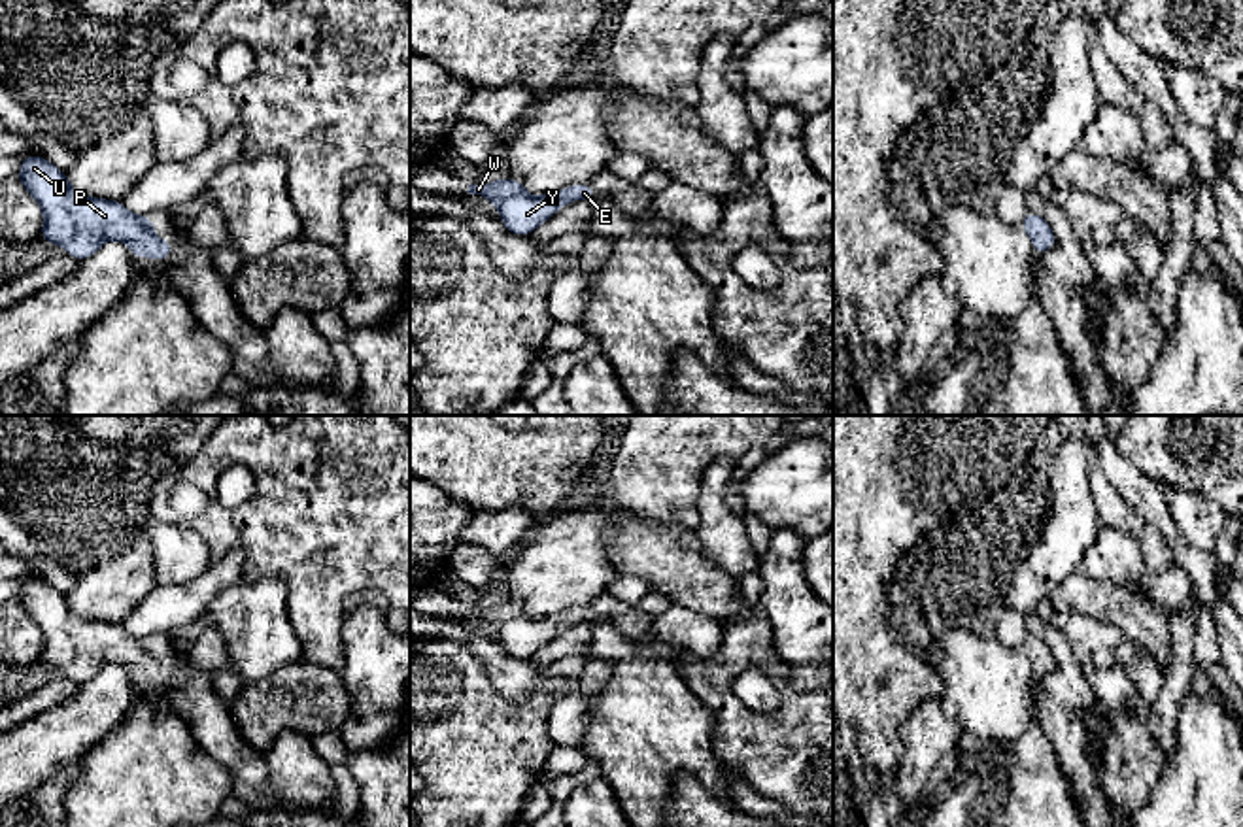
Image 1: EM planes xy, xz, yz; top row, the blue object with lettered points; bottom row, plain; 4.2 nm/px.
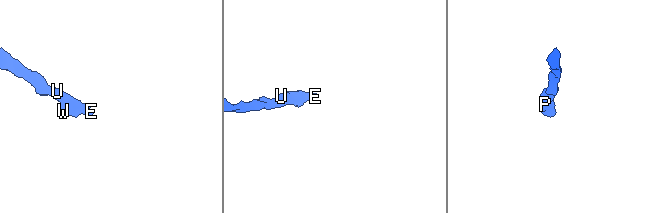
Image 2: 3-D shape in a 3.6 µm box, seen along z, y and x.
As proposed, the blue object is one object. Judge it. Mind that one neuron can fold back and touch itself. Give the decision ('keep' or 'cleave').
keep

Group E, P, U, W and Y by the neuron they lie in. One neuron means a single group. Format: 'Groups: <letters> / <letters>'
Groups: E P U W Y

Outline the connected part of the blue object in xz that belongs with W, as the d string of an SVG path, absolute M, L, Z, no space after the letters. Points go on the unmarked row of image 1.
M499 600L487 608L470 608L470 617L485 619L499 634L501 646L514 659L531 659L542 646L574 623L593 623L589 606L563 610L544 619L531 619L519 602Z

